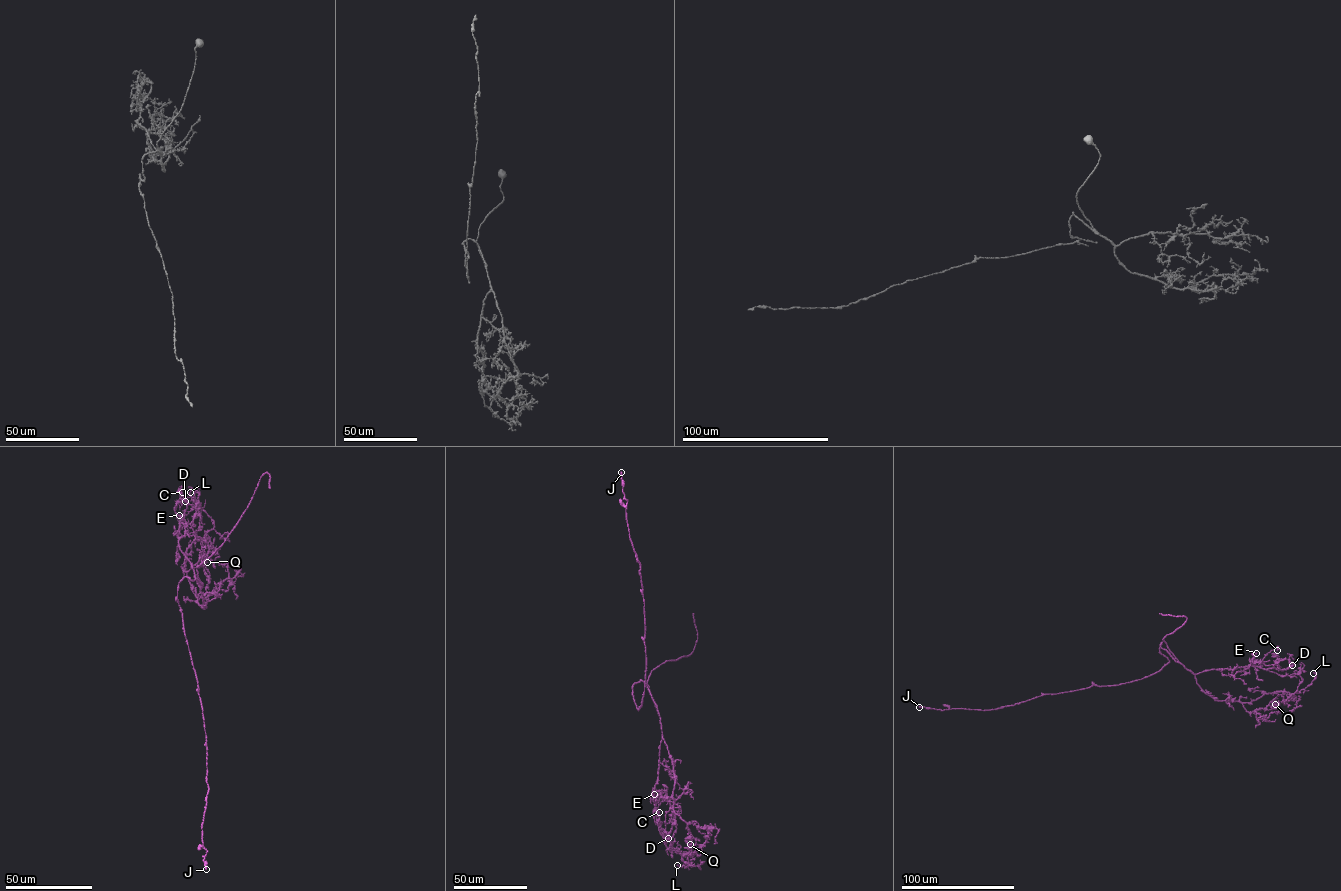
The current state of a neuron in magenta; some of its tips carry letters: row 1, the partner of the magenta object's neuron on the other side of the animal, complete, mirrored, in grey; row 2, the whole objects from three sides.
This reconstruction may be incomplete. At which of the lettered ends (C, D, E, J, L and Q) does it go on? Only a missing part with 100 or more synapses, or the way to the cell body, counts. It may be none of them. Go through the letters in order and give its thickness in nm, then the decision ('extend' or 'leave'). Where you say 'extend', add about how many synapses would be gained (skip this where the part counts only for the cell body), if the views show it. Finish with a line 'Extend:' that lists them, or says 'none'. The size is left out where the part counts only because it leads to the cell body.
C: calibre 140 nm; leave
D: calibre 100 nm; leave
E: calibre 300 nm; leave
J: calibre 550 nm; leave
L: calibre 130 nm; leave
Q: calibre 80 nm; leave
Extend: none

